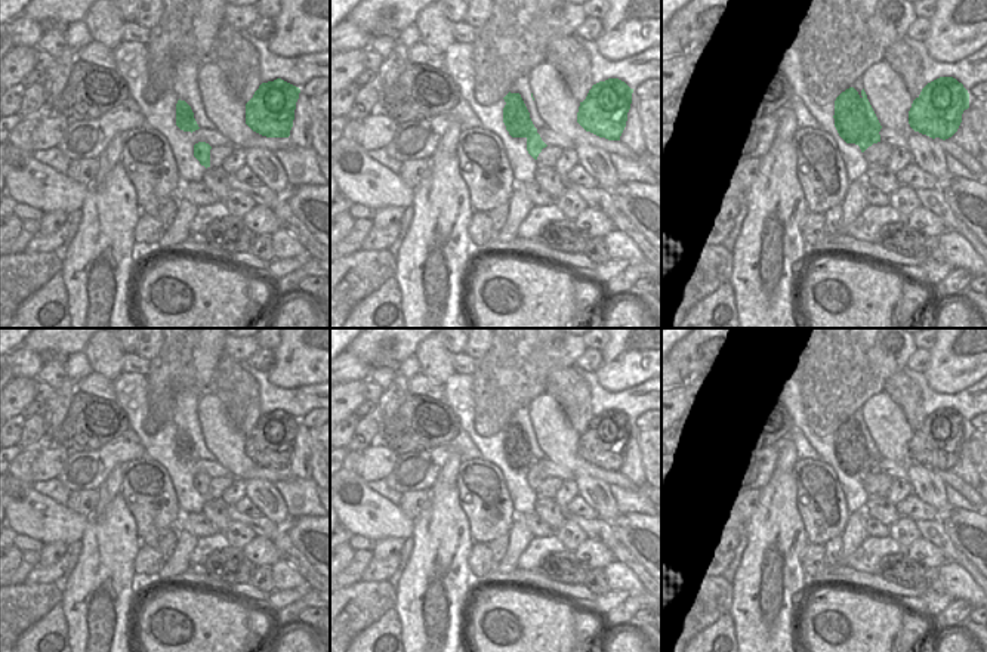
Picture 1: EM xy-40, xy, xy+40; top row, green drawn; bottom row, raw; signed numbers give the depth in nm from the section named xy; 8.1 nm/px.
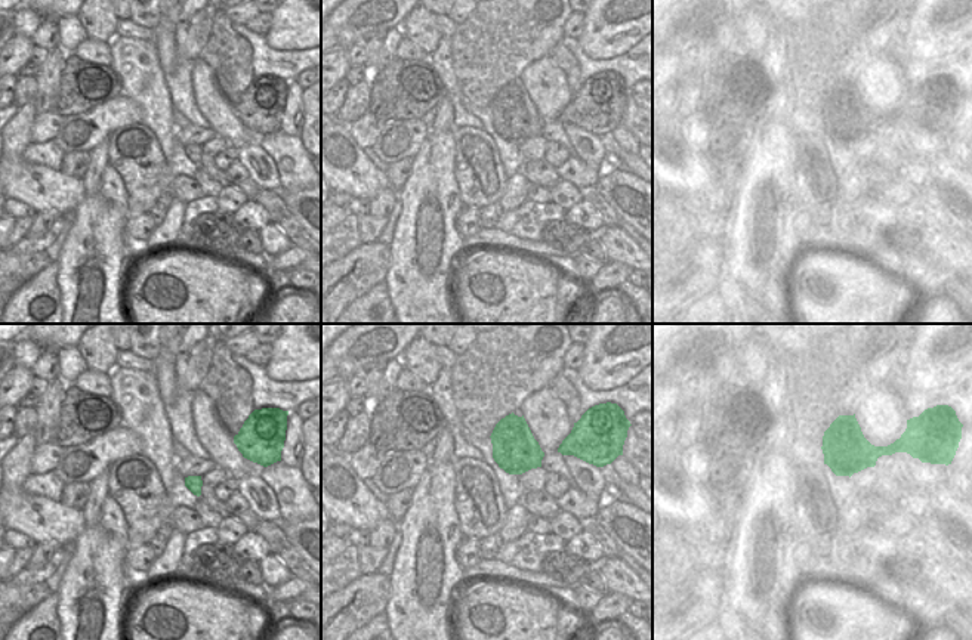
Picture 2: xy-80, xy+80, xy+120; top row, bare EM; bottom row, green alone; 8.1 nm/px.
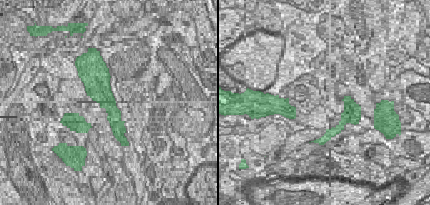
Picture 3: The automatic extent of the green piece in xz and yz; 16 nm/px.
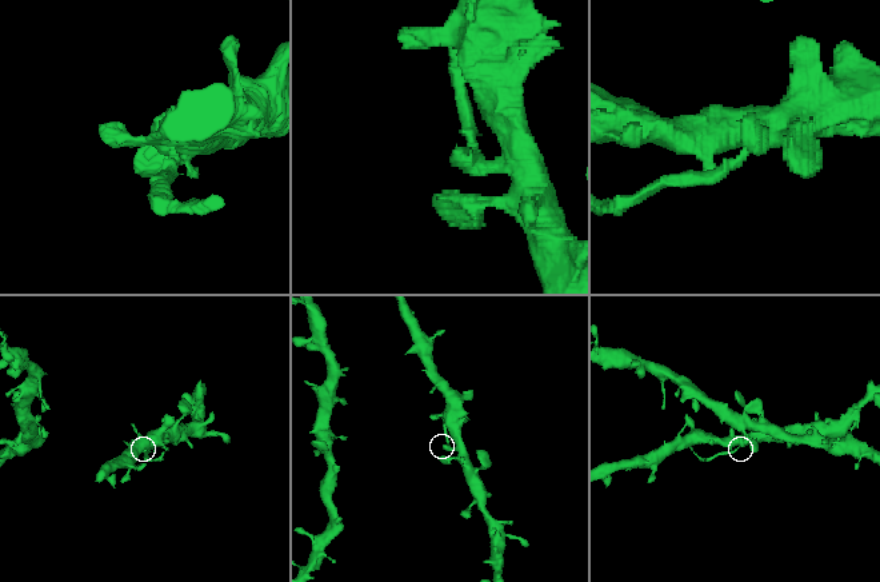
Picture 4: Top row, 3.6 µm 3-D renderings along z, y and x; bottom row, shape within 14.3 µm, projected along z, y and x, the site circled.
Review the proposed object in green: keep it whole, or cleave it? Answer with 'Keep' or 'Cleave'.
Cleave

